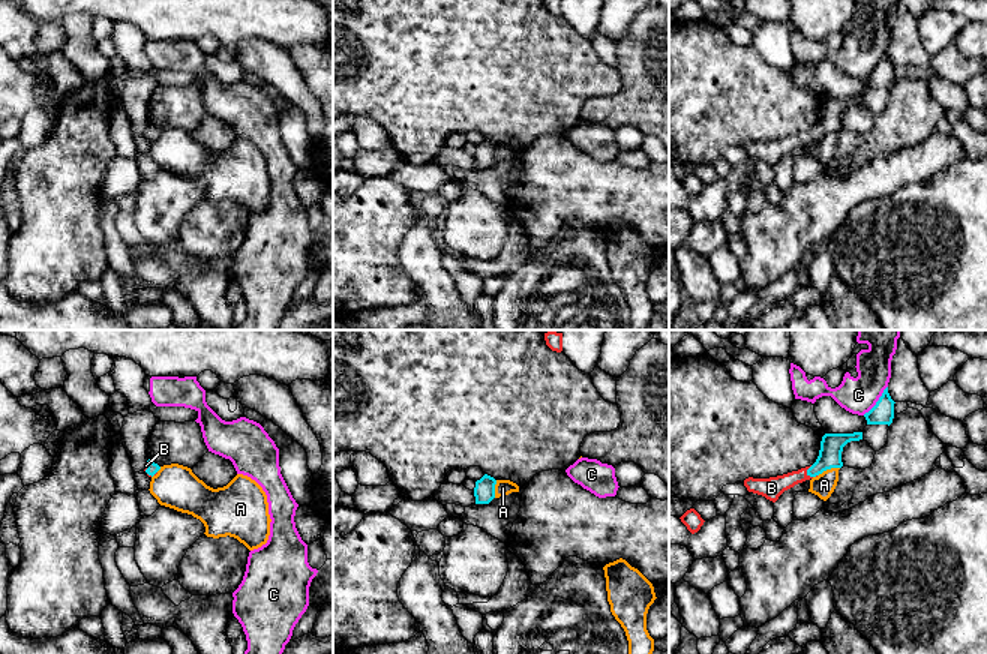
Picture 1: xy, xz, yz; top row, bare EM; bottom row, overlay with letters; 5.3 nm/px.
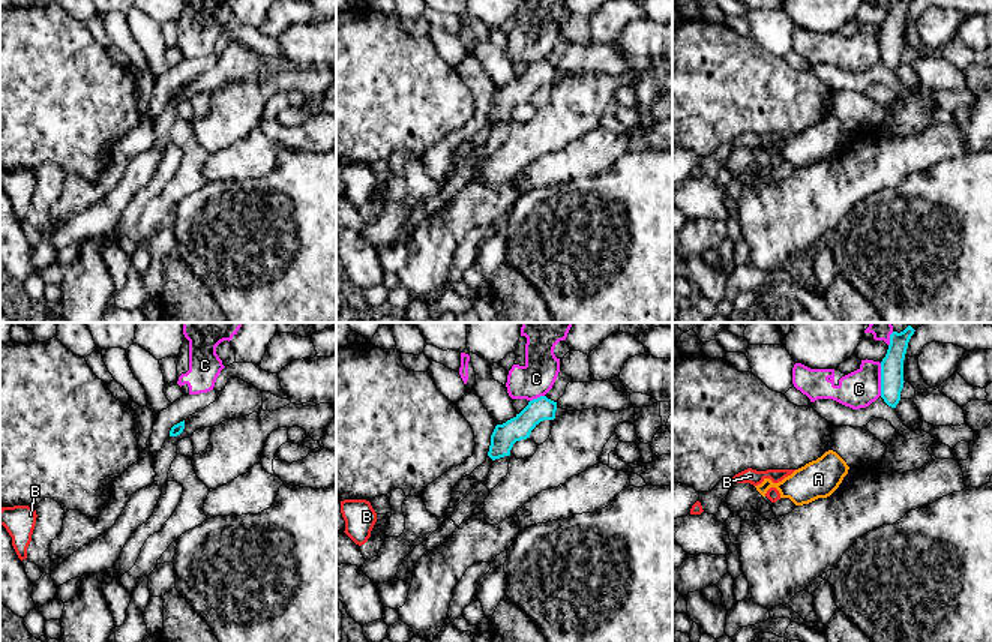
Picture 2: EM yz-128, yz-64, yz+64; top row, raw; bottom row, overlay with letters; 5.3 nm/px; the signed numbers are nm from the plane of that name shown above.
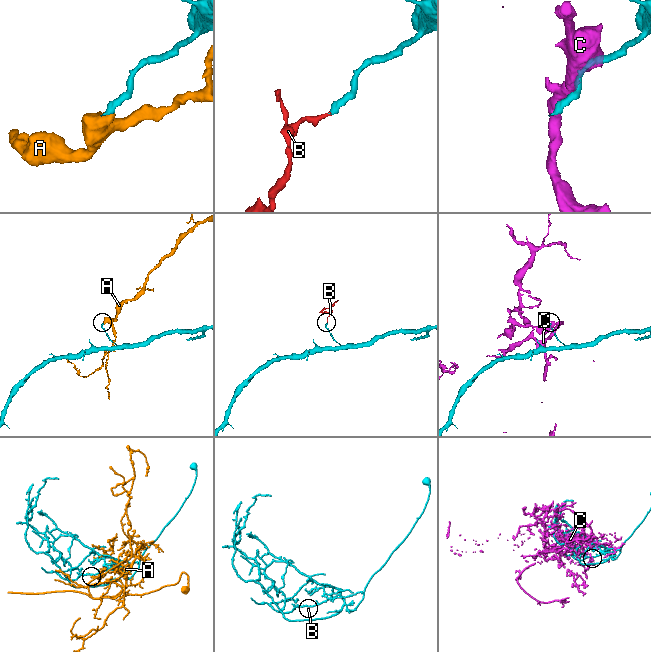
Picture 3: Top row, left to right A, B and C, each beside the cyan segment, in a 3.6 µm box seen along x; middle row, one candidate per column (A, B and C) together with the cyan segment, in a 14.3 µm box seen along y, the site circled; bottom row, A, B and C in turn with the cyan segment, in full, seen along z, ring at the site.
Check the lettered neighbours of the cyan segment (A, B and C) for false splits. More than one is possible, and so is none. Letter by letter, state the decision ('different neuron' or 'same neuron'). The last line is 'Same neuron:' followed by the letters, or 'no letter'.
A: different neuron
B: same neuron
C: different neuron
Same neuron: B

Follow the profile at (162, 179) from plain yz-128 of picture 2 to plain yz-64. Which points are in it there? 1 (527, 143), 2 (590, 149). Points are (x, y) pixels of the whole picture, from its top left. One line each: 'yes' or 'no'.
1: yes
2: no

